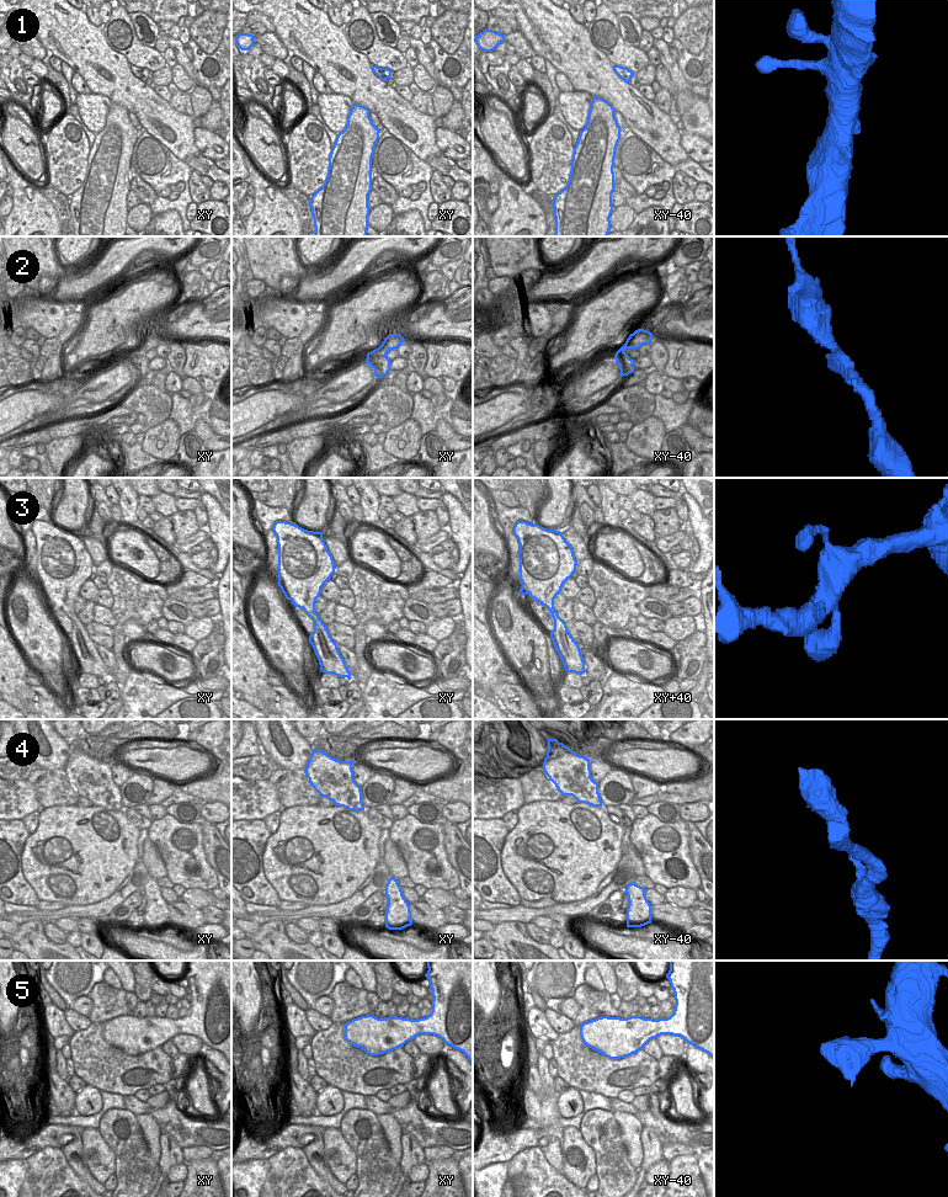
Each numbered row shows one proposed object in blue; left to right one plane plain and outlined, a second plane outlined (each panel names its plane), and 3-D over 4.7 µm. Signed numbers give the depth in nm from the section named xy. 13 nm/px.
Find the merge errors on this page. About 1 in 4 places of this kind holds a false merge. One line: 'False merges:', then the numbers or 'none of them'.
False merges: none of them

